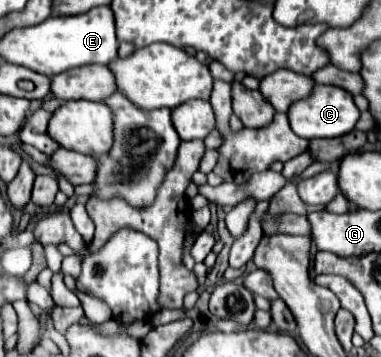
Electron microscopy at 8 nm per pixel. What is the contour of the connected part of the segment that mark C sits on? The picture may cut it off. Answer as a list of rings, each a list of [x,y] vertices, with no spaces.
[[[314,85],[314,91],[308,99],[300,99],[290,105],[288,109],[290,127],[298,137],[314,139],[314,137],[338,137],[346,135],[354,129],[356,121],[360,119],[360,111],[352,101],[352,95],[348,91],[342,91],[340,87],[330,85]]]

